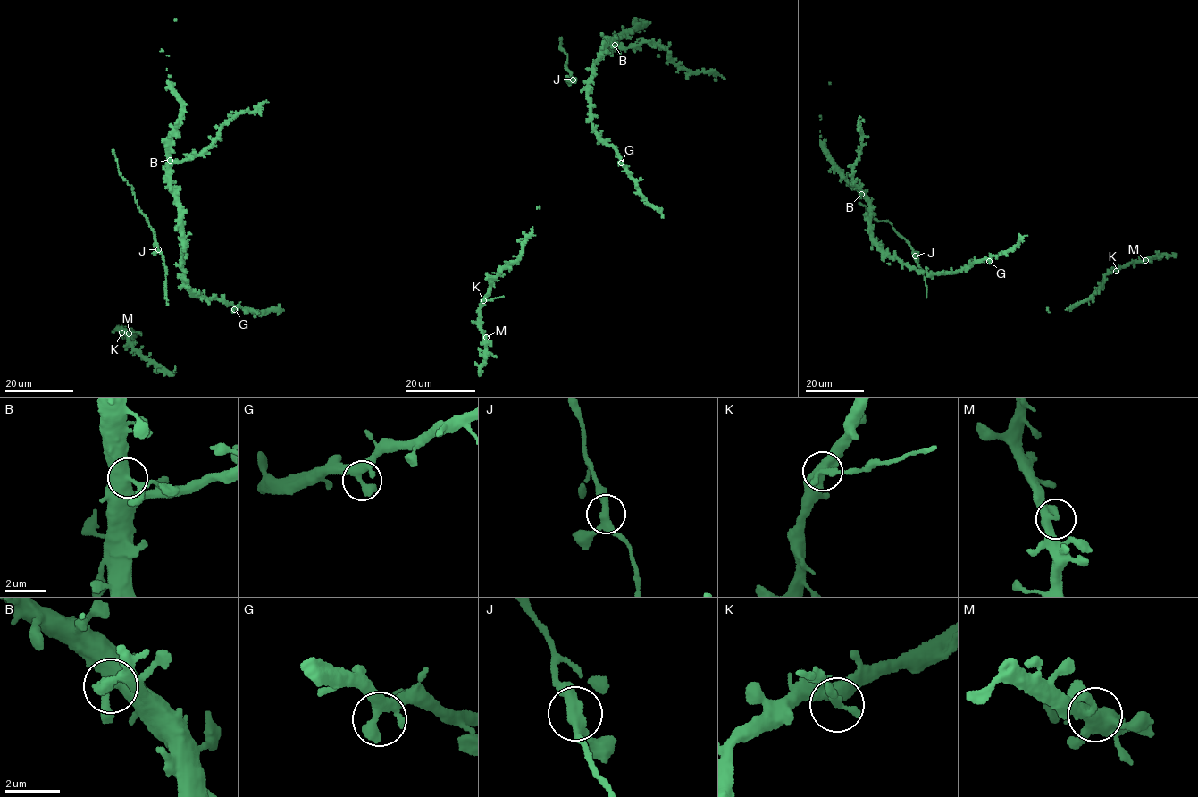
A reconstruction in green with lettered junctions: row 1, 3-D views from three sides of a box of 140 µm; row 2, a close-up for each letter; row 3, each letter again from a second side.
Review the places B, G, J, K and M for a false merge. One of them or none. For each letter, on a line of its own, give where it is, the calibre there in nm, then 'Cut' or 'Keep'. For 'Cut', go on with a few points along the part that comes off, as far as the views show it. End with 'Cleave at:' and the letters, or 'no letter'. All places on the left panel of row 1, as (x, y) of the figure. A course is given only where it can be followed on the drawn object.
B: Place: (170, 160). Thickness 340 nm. Keep
G: Place: (234, 309). Thickness 400 nm. Keep
J: Place: (158, 249). Thickness 340 nm. Keep
K: Place: (121, 332). Thickness 300 nm. Cut. Course of the part to remove: (121, 332), (138, 331), (141, 334)
M: Place: (129, 333). Thickness 360 nm. Keep
Cleave at: K

